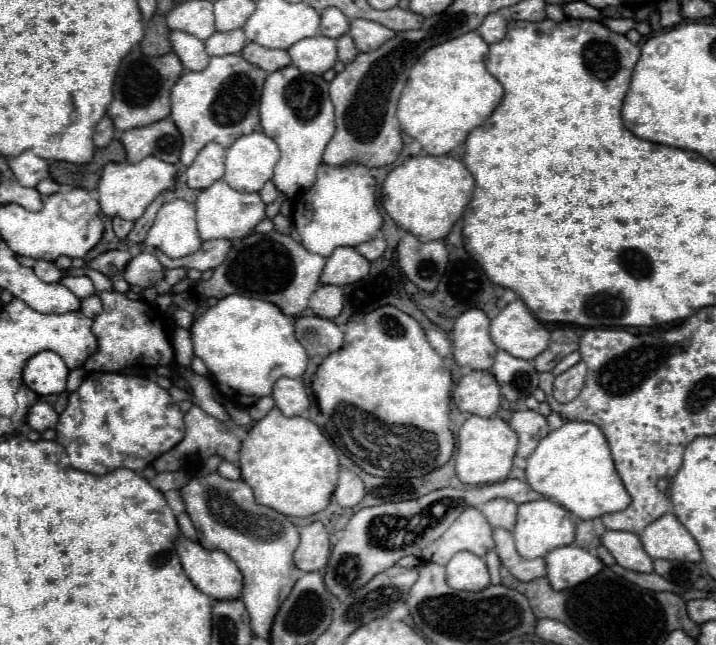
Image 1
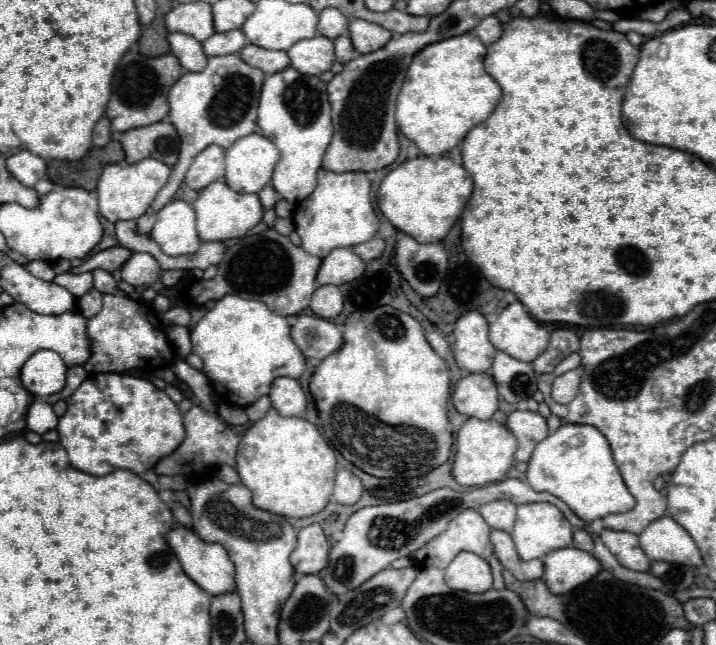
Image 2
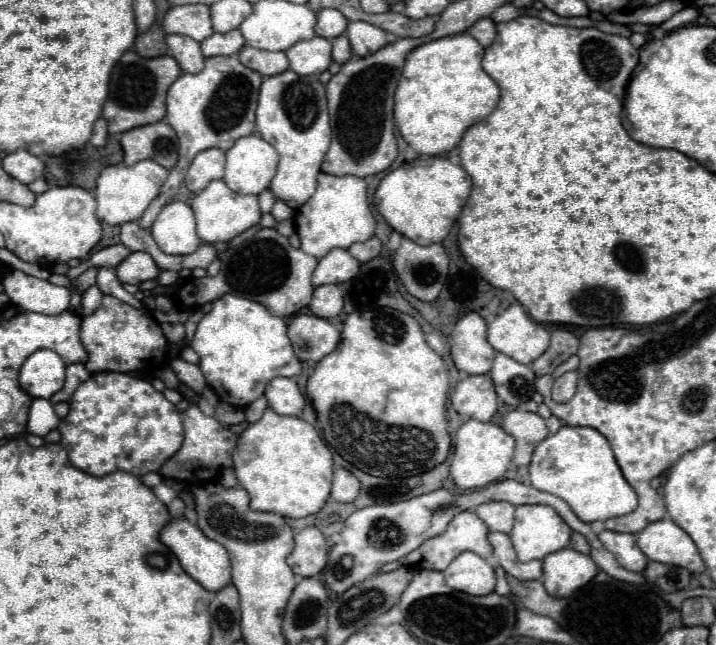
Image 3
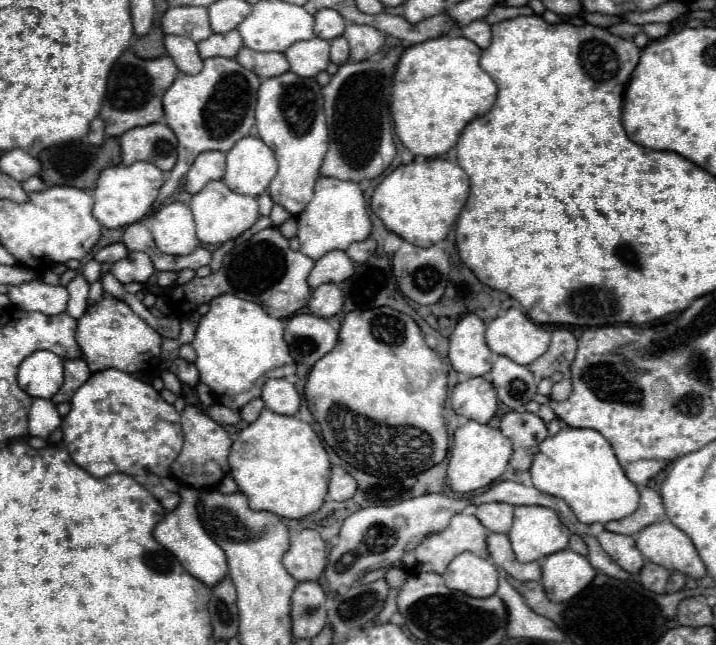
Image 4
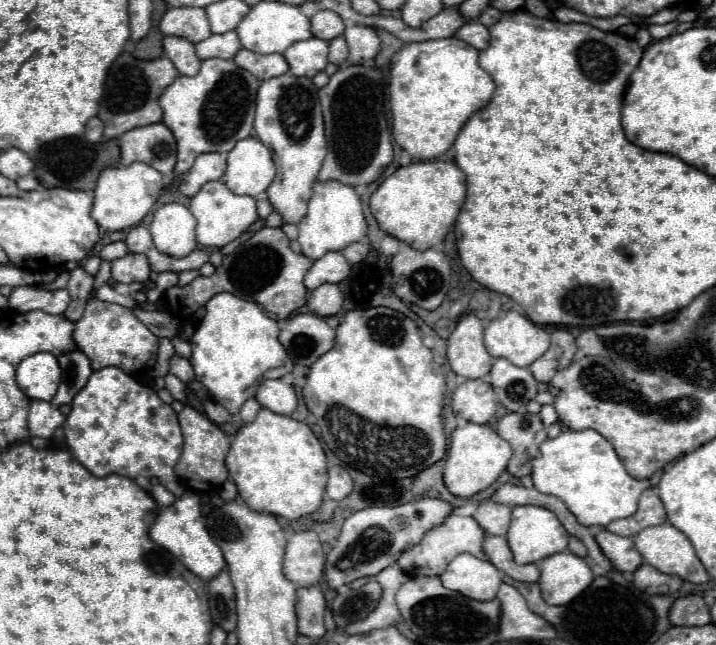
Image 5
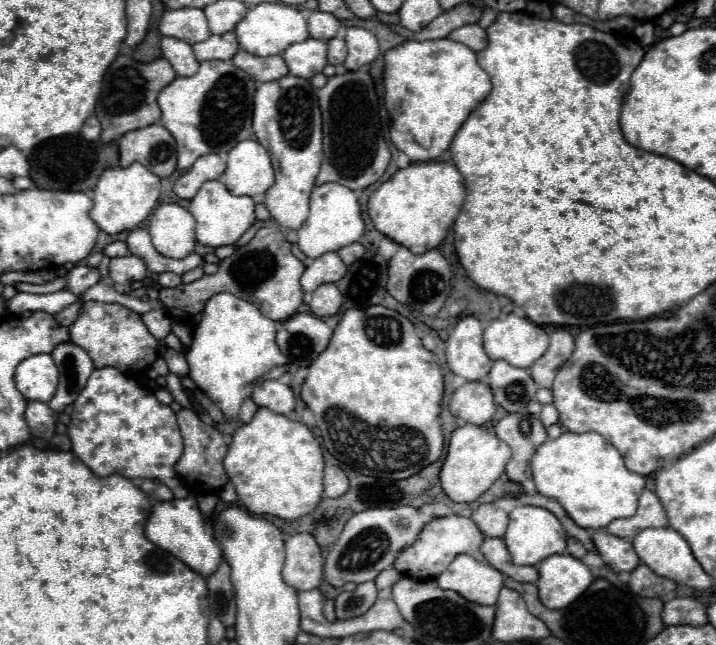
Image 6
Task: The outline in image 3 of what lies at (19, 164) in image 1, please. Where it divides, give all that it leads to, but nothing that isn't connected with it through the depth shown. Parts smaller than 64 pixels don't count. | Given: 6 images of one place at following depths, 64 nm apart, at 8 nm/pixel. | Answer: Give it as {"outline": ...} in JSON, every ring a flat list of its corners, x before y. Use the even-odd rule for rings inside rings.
{"outline":[[16,150,8,156,4,156,2,164,4,164,4,170,12,178,20,180,22,184,30,184,44,176,44,162,26,150]]}

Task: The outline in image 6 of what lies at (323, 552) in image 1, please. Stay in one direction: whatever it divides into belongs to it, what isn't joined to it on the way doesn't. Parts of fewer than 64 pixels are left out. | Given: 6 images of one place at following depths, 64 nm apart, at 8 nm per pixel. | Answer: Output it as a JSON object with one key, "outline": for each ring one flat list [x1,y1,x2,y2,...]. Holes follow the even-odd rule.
{"outline":[[294,534,286,540,284,582,296,590,314,590,322,582,322,552,312,534]]}

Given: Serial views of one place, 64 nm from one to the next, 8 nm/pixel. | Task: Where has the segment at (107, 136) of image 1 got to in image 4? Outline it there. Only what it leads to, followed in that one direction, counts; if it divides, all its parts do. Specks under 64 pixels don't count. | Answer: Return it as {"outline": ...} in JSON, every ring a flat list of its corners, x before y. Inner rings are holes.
{"outline":[[94,118,90,124,90,134,88,134,88,142,94,146,100,146,104,142,104,122,100,118]]}

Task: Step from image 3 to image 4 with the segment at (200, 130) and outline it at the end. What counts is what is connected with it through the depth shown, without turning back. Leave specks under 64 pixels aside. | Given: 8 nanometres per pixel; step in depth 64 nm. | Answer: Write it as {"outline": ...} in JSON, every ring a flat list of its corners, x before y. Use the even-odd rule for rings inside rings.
{"outline":[[206,58,200,74,180,74,174,84,164,94,164,122,176,132,178,138,178,162,170,170,168,180,160,188,160,194,146,214,150,218,154,208,160,206,172,192,178,188,180,180,192,166,194,158,206,150,228,152,240,138,252,132,254,128,254,108,256,108,256,92,260,88,260,78,240,66,230,58]]}

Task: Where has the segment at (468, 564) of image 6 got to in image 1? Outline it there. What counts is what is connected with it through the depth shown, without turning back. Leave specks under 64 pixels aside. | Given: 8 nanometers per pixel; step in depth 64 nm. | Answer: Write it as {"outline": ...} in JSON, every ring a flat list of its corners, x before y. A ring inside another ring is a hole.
{"outline":[[458,552,446,564,446,580,450,588,478,592,490,584,488,568,480,556,472,556,472,552]]}

